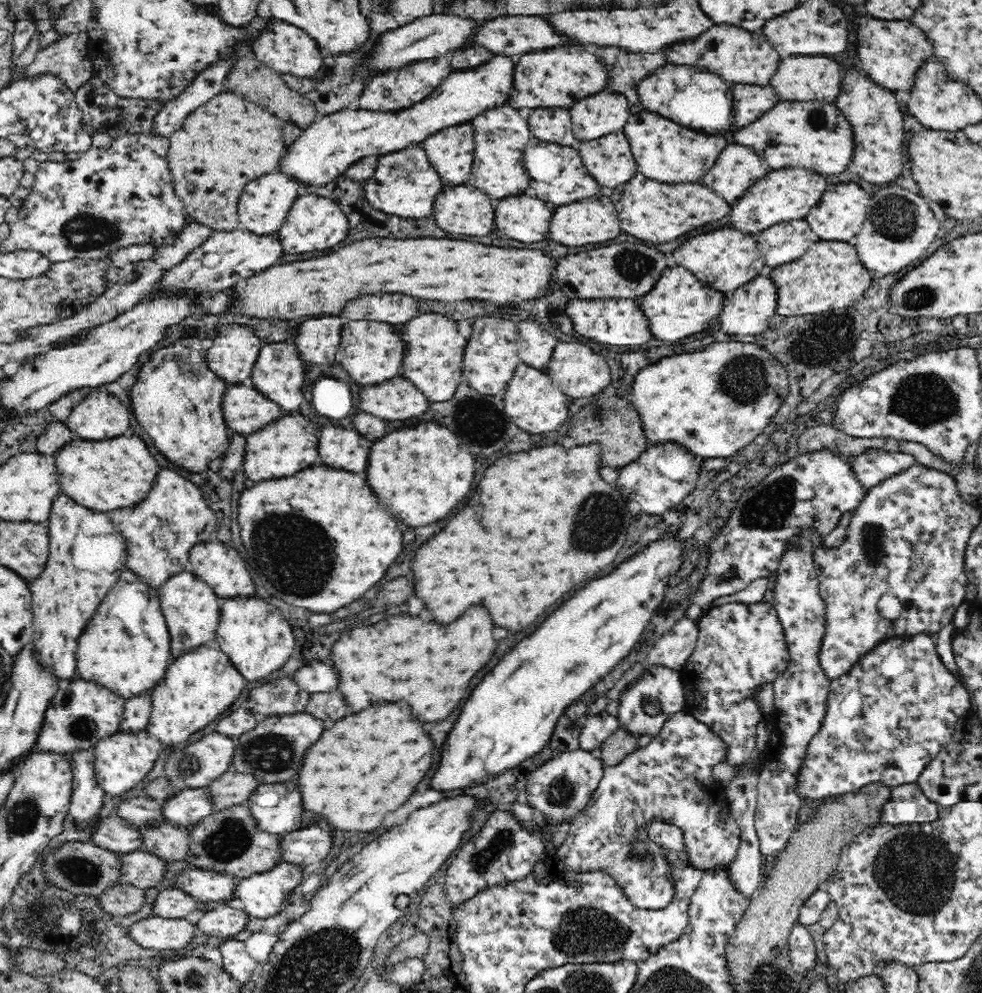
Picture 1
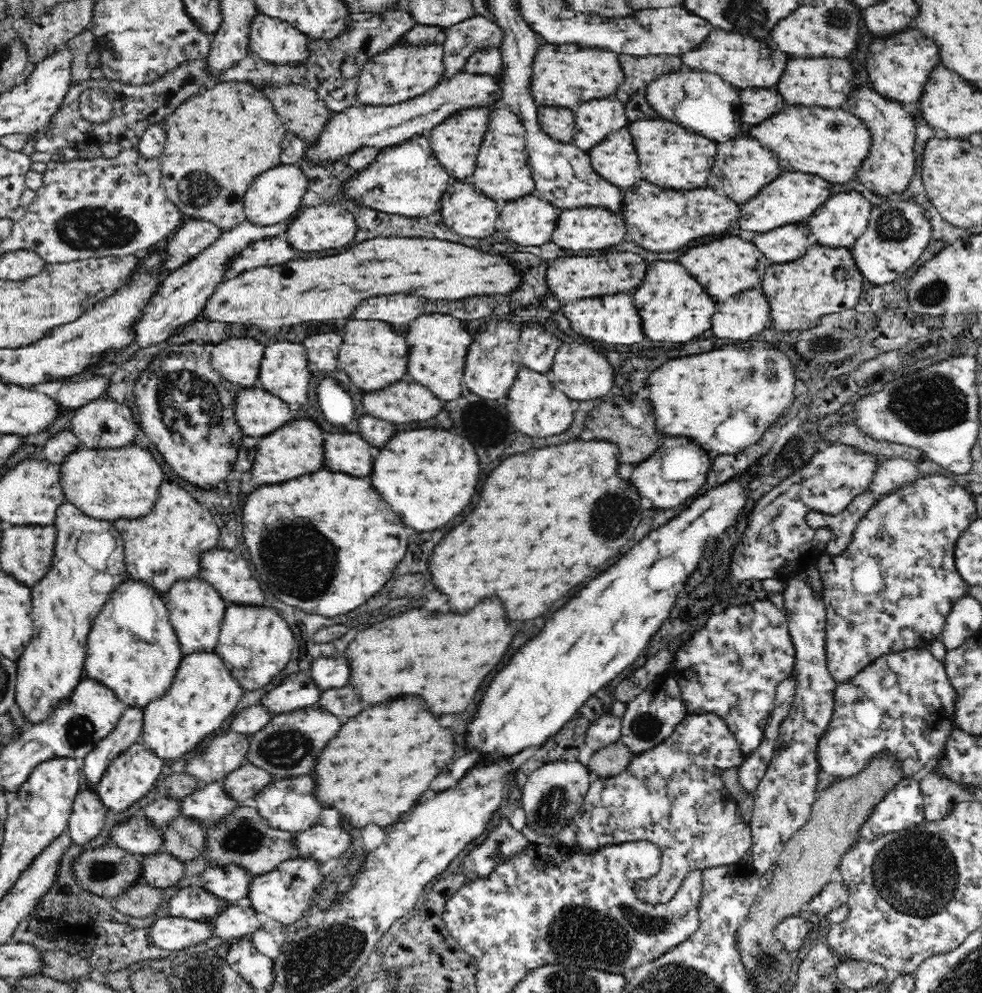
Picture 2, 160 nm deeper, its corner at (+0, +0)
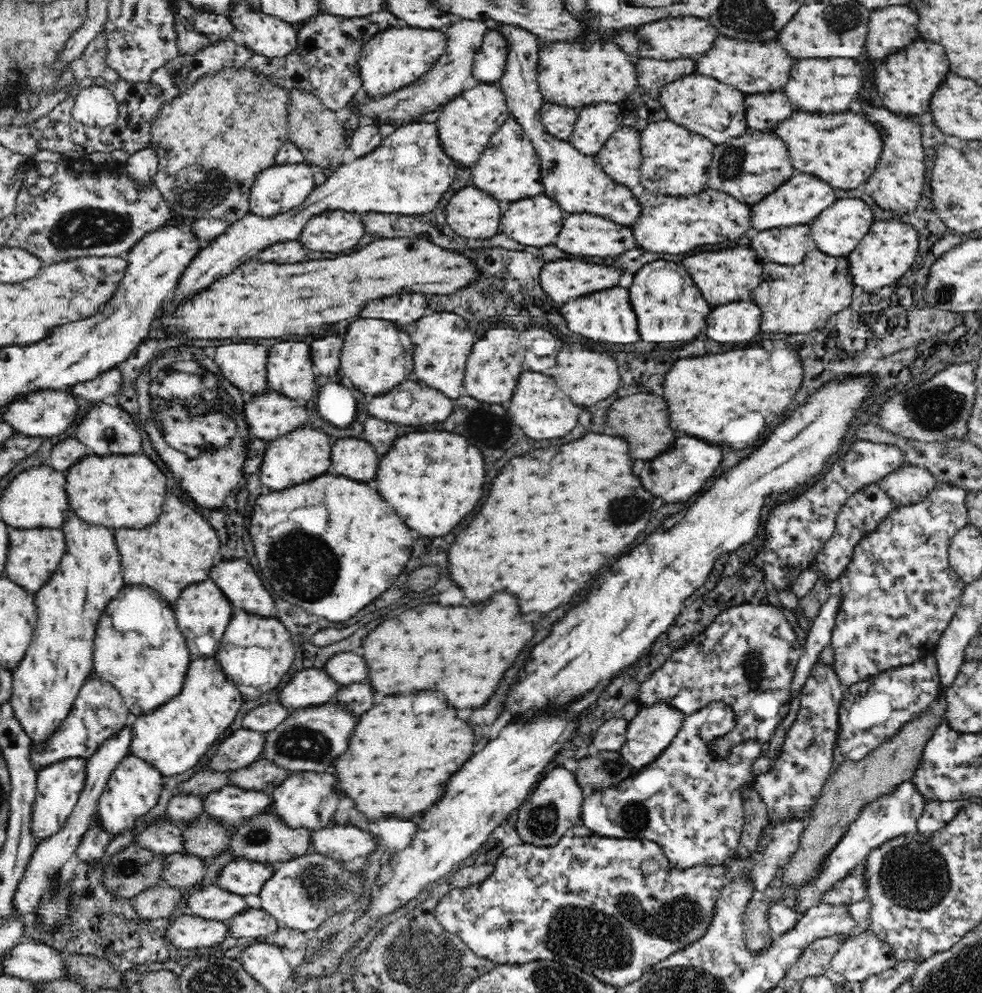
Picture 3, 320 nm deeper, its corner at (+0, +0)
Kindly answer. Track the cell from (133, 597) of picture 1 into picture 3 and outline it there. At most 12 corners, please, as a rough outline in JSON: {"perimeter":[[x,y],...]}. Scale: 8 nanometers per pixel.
{"perimeter":[[125,584],[96,626],[92,676],[132,716],[174,698],[190,662],[174,609]]}

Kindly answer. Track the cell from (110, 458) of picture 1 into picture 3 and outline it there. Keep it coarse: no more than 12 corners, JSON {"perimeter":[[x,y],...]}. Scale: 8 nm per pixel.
{"perimeter":[[146,454],[84,456],[64,489],[86,522],[148,526],[166,476]]}

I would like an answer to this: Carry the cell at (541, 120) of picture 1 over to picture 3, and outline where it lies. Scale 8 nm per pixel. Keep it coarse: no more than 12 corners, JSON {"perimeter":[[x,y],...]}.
{"perimeter":[[545,102],[539,111],[546,130],[568,141],[578,110]]}

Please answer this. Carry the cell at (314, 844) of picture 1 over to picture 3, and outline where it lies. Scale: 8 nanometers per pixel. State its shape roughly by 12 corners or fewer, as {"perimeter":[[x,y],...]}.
{"perimeter":[[332,824],[311,832],[311,851],[336,863],[366,857],[373,837]]}

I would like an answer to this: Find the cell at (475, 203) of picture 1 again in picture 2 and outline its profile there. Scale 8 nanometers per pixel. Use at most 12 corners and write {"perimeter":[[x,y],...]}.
{"perimeter":[[454,182],[440,200],[444,226],[486,238],[496,201]]}

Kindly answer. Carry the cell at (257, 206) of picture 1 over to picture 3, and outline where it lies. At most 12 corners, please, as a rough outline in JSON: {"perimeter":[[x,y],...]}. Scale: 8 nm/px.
{"perimeter":[[309,163],[272,165],[252,182],[249,212],[290,212],[314,184]]}

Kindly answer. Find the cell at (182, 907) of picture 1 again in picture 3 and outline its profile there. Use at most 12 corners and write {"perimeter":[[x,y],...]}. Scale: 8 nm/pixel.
{"perimeter":[[214,884],[196,888],[192,916],[224,922],[248,909]]}

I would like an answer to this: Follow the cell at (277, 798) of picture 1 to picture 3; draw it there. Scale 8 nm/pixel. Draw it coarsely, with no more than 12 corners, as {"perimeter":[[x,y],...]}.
{"perimeter":[[292,774],[264,812],[293,829],[328,827],[332,774]]}

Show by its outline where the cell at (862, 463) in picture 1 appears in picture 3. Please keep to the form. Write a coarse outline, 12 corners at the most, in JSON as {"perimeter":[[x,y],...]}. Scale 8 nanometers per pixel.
{"perimeter":[[903,463],[879,479],[884,496],[914,503],[935,481],[926,468]]}

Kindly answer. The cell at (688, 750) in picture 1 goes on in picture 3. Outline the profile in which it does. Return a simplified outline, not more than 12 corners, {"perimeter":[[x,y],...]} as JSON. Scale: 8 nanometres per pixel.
{"perimeter":[[686,715],[670,744],[592,790],[578,824],[653,841],[668,866],[740,852],[738,788],[762,750],[720,751],[734,715]]}

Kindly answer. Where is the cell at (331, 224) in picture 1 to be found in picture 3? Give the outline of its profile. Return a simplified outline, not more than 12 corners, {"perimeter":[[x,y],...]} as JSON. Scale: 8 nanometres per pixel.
{"perimeter":[[326,210],[306,220],[298,242],[318,252],[354,248],[357,212]]}

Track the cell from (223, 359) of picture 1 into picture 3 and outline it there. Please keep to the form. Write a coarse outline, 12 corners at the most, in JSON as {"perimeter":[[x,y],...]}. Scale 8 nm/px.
{"perimeter":[[226,344],[214,362],[231,384],[254,395],[268,390],[260,344]]}

